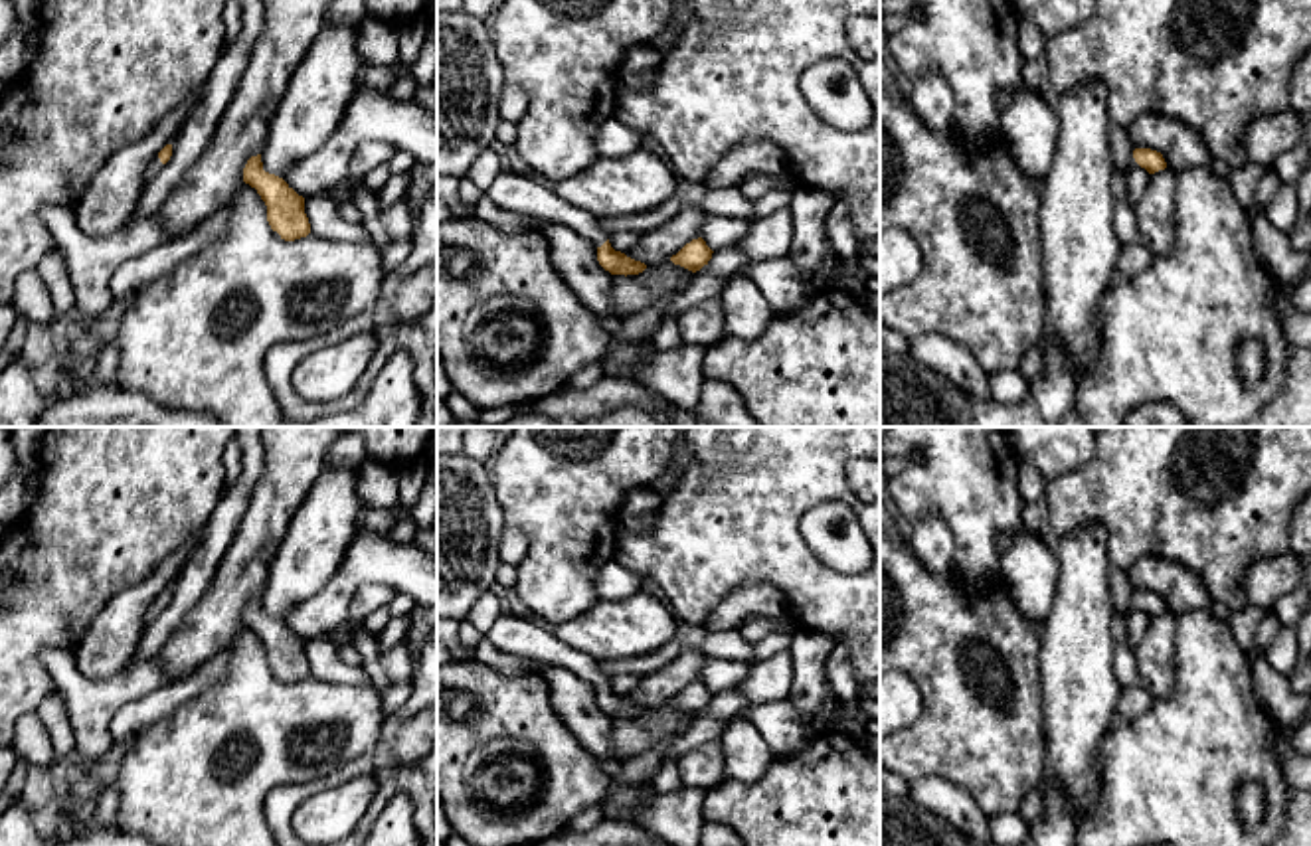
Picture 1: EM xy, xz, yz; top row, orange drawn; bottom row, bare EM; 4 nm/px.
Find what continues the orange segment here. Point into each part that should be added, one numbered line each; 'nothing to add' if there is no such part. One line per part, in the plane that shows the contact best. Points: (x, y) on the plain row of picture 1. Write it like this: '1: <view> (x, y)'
1: xz (509, 633)

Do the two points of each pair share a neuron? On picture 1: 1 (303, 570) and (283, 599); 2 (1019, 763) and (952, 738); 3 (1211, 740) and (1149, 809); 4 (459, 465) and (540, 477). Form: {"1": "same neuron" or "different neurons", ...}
{"1": "same neuron", "2": "same neuron", "3": "same neuron", "4": "different neurons"}

